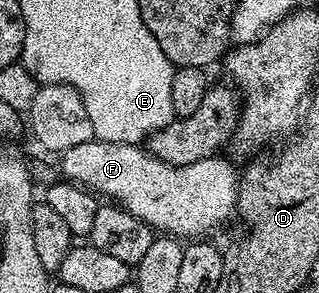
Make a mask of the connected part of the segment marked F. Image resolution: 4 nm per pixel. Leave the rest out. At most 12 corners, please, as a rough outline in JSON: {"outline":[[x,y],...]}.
{"outline":[[133,142],[61,151],[63,179],[155,231],[198,240],[229,220],[222,156],[173,166]]}

